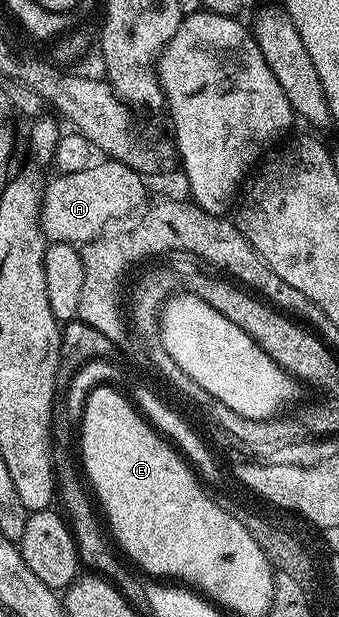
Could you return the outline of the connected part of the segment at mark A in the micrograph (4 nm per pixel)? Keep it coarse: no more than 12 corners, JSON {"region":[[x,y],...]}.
{"region":[[122,161],[54,176],[41,200],[50,242],[100,238],[146,204]]}

